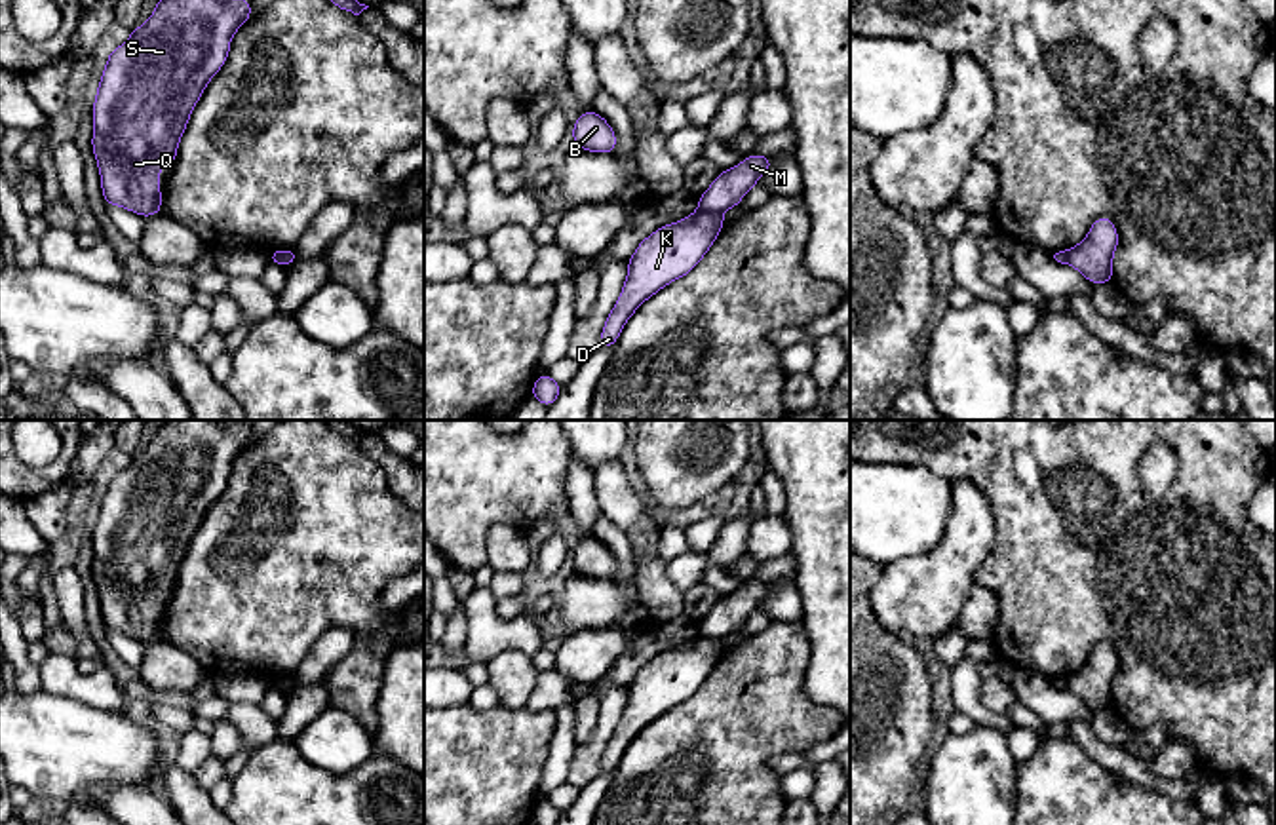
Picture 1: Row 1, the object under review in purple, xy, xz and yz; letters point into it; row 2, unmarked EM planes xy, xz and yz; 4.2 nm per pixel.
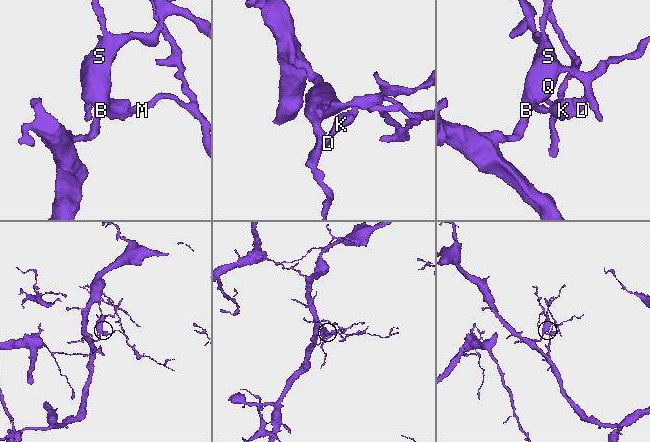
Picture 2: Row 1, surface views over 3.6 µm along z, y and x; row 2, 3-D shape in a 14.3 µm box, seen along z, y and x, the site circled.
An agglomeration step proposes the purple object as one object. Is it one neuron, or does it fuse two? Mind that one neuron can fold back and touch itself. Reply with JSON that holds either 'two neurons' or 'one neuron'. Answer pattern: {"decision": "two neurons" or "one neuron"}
{"decision": "two neurons"}

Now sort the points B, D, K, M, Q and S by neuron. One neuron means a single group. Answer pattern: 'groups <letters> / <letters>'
groups B D K Q S / M

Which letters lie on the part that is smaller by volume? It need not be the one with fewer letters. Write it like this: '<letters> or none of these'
M

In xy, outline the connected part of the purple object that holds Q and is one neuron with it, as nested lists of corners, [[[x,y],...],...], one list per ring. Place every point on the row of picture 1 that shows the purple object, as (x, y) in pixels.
[[[158,0],[148,21],[108,51],[93,101],[91,137],[105,203],[141,217],[160,215],[160,167],[175,163],[196,103],[226,63],[230,40],[249,17],[249,0]]]

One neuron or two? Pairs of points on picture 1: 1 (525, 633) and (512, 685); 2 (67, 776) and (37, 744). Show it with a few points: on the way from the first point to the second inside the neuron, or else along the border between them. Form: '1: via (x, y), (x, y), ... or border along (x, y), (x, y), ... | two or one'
1: border along (531, 656), (520, 651), (501, 651), (485, 662) | two
2: via (59, 768), (44, 751) | one

